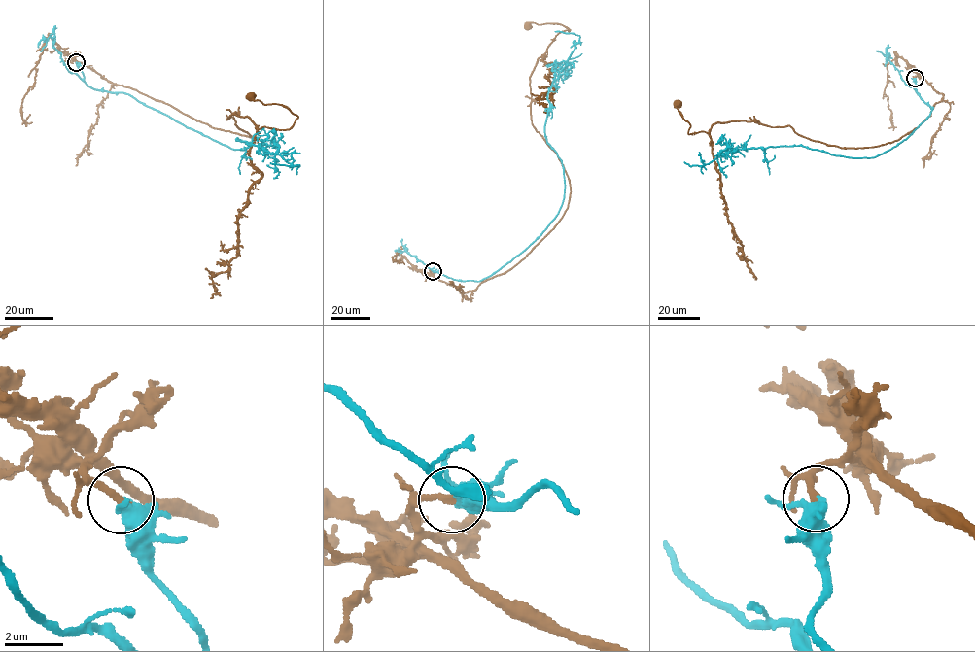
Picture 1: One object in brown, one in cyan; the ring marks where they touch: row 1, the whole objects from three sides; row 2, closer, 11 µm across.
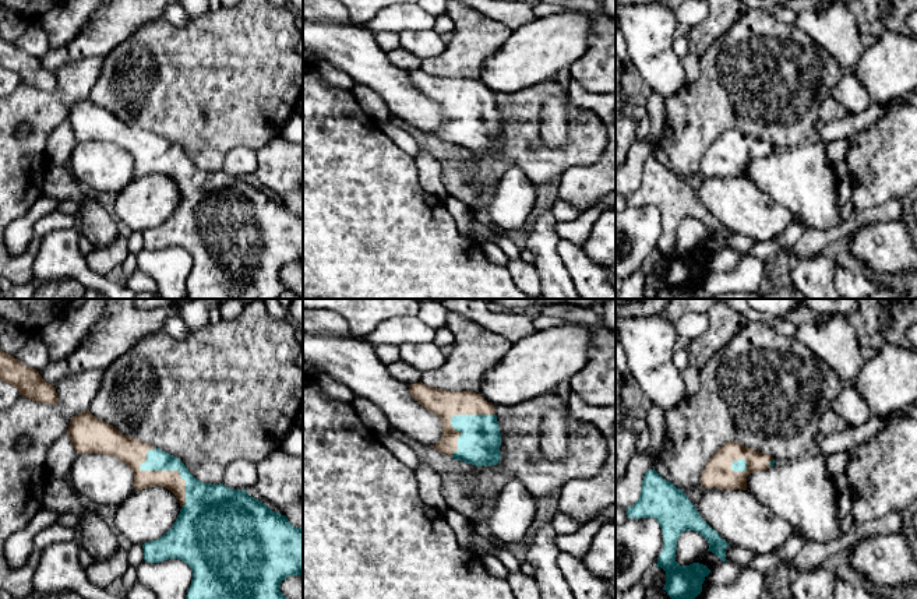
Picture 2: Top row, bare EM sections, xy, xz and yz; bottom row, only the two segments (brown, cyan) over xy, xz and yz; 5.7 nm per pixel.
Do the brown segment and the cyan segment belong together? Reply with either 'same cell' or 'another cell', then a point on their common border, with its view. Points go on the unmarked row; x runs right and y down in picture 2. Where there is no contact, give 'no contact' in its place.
another cell; meets brown in xy at (168, 158)

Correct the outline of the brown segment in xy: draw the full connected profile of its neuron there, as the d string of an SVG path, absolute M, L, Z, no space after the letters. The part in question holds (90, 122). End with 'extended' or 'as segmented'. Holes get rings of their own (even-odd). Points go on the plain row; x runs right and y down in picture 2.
M88 98L71 105L67 121L70 123L77 141L106 141L124 149L134 161L133 172L135 177L162 173L176 183L180 194L186 191L186 168L180 165L179 158L142 158L140 155L141 151L147 148L147 140L155 137L151 131L123 121L112 112L92 103Z | as segmented

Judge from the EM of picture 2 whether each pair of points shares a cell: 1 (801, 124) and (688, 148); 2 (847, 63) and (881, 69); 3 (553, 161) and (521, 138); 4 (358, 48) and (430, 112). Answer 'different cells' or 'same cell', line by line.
1: same cell
2: different cells
3: same cell
4: same cell

